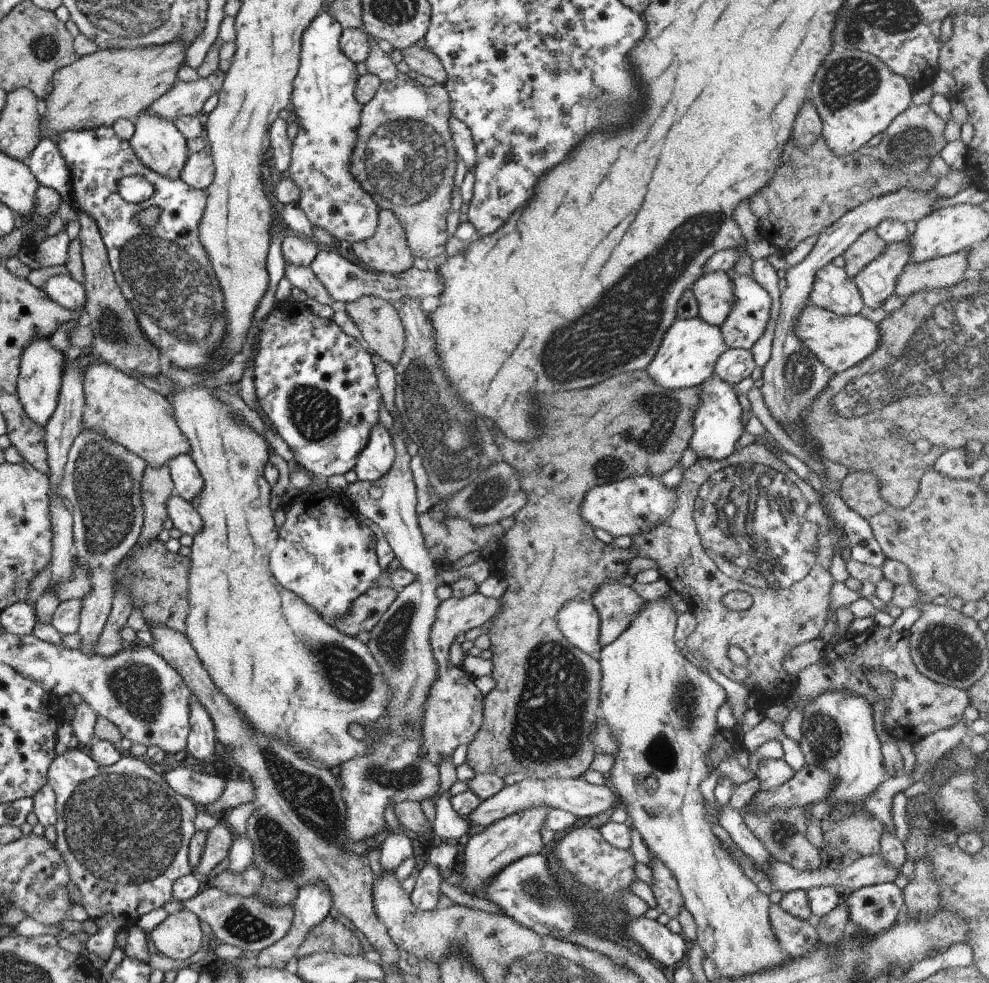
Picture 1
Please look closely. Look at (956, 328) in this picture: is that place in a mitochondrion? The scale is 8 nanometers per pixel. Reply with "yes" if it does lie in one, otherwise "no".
yes

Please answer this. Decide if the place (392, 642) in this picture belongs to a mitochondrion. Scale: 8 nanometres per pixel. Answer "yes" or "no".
yes

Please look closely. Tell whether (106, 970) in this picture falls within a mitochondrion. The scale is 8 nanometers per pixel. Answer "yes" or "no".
no

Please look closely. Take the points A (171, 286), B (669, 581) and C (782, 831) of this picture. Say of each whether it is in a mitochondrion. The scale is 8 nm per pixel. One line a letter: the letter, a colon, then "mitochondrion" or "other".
A: mitochondrion
B: other
C: mitochondrion

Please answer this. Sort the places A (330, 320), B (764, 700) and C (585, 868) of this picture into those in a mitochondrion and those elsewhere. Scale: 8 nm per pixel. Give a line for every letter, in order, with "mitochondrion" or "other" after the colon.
A: other
B: other
C: mitochondrion

